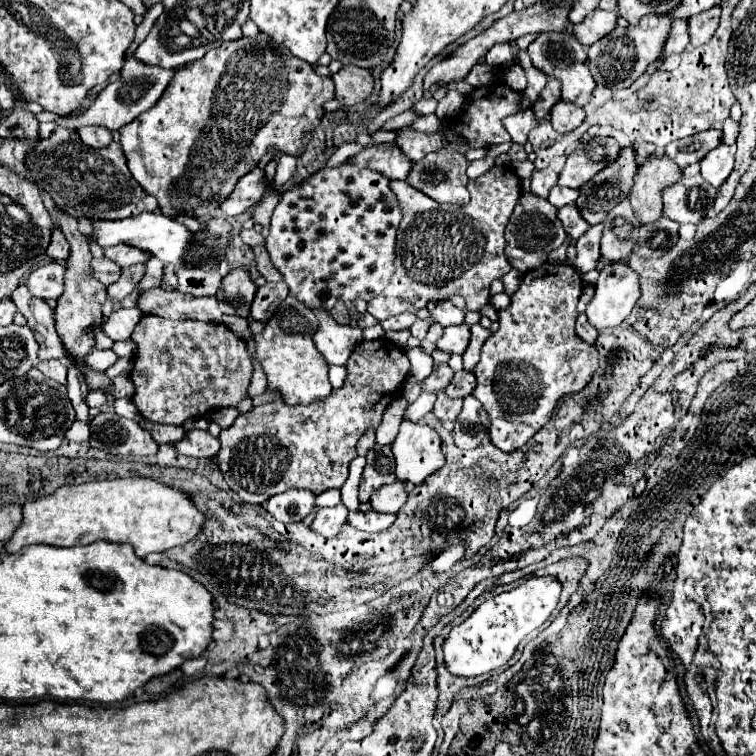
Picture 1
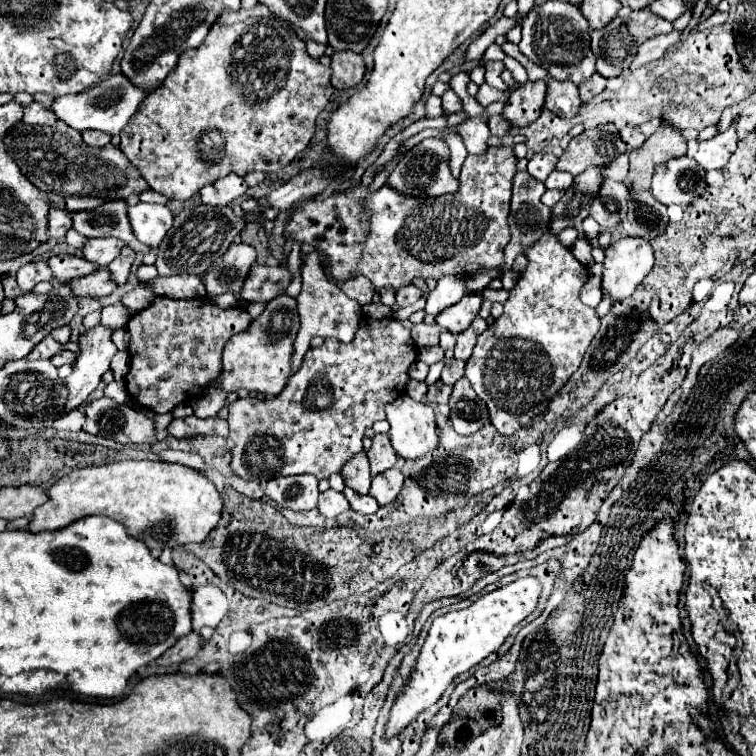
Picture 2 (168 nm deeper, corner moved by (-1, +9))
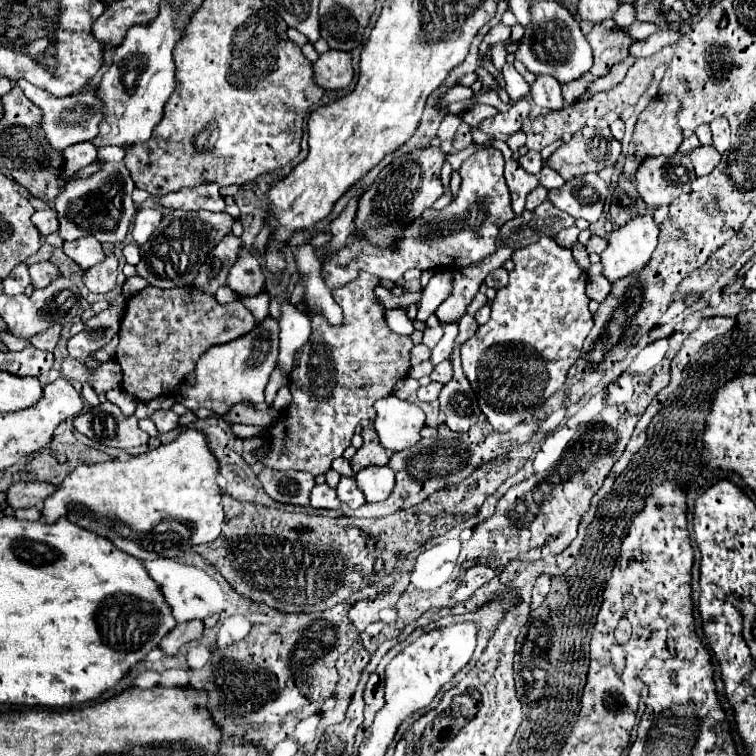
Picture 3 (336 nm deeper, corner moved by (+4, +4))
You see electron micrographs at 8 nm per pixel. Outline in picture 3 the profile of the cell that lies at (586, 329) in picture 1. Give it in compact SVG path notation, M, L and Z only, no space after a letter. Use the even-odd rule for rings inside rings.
M589 276L587 280L587 296L595 302L601 302L603 296L611 290L611 282L605 276Z

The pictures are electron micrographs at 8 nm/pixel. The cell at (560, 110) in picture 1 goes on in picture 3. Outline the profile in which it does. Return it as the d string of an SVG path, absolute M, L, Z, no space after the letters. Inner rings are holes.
M537 76L537 80L531 84L531 100L547 110L561 110L563 108L563 96L561 96L561 84L553 76Z

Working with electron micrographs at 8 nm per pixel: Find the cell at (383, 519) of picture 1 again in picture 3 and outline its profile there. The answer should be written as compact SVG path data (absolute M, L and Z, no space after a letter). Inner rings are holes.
M341 476L339 484L337 484L337 494L339 494L341 502L347 504L349 508L359 508L365 504L363 492L361 492L355 476Z

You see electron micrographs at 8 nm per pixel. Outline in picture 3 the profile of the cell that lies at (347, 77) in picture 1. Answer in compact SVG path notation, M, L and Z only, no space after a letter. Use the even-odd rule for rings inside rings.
M329 50L313 62L313 80L325 90L345 90L353 80L351 54Z

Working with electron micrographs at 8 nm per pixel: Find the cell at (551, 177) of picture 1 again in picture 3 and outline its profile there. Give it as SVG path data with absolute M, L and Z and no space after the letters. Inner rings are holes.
M527 150L523 156L519 156L519 164L529 174L539 174L539 170L543 168L543 160L541 160L541 154L537 150Z

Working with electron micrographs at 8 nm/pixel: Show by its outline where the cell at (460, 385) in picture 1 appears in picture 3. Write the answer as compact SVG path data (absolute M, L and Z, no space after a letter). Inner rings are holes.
M443 360L441 364L437 364L433 368L433 372L429 374L433 382L441 382L441 384L447 384L451 378L453 378L453 366L449 360Z

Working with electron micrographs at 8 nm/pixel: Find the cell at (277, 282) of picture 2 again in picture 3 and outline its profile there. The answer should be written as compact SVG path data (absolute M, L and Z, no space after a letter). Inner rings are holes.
M243 254L237 258L227 276L227 286L239 296L257 296L265 288L265 274L257 256Z

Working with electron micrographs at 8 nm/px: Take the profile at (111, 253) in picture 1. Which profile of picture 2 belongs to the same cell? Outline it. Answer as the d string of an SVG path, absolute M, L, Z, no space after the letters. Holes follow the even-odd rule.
M106 237L106 239L90 239L86 243L86 247L82 249L84 257L88 261L96 261L96 265L106 267L108 263L112 263L120 251L122 251L124 243L116 241L116 237Z

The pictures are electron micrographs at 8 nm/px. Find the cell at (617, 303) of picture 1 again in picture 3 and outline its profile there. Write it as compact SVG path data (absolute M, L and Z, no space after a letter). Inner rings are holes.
M647 206L647 212L643 216L629 220L625 226L621 226L609 234L609 246L601 252L603 276L609 282L615 282L635 270L641 270L649 262L651 252L657 246L657 234L659 234L659 224L655 224L655 220L653 220L655 210L657 210L657 206Z

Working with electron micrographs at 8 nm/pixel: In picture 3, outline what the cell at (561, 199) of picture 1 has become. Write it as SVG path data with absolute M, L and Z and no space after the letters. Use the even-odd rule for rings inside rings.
M547 164L543 166L543 170L539 172L539 184L541 186L545 186L547 190L551 190L551 188L559 188L559 186L563 186L563 178L561 178L561 174L557 174L555 170L551 170Z

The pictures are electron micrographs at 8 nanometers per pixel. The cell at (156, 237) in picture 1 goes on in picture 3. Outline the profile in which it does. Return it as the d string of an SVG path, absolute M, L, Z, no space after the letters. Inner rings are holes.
M141 208L133 220L133 238L137 244L143 244L149 240L149 236L155 232L155 228L161 222L161 210L157 208Z

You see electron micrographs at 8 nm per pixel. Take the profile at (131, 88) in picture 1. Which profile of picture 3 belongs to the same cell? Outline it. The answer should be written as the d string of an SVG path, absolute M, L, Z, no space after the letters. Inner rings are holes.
M19 80L17 82L21 86L21 90L25 92L25 96L41 108L43 116L39 122L39 128L45 132L45 140L49 142L49 146L57 152L63 152L67 146L73 146L77 142L87 142L91 138L95 138L95 134L99 134L99 118L103 118L103 106L99 106L99 100L95 98L95 92L79 92L79 94L71 94L65 98L55 98L51 94L47 94L45 90Z

